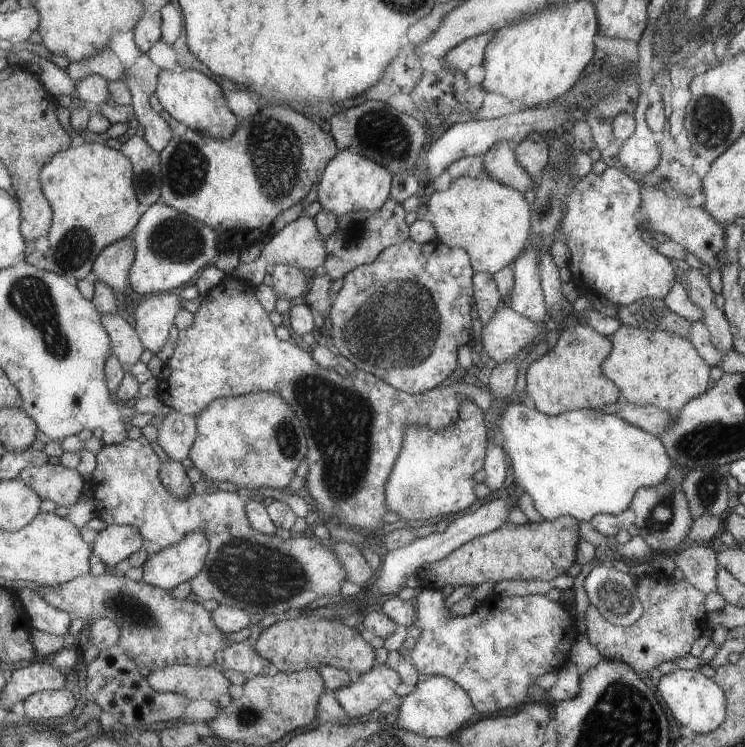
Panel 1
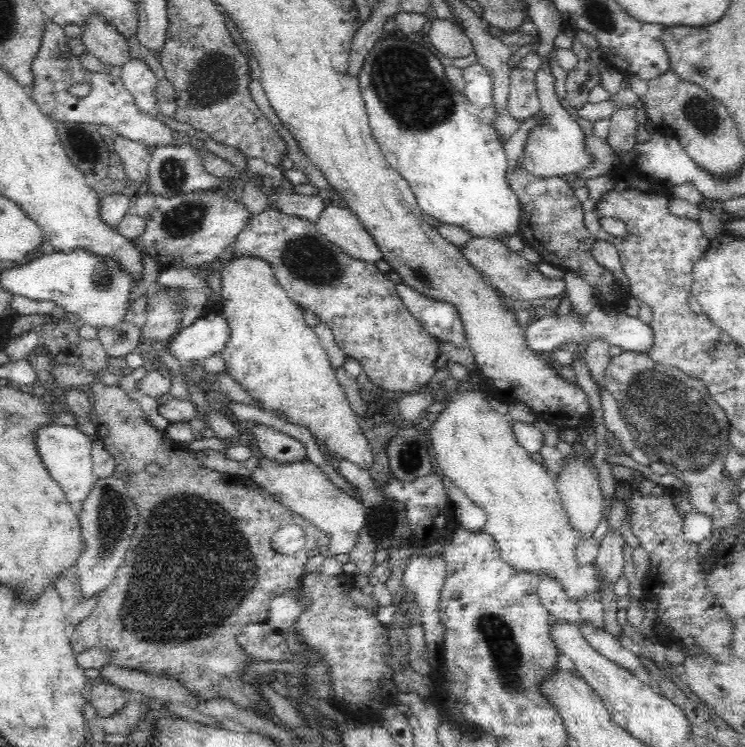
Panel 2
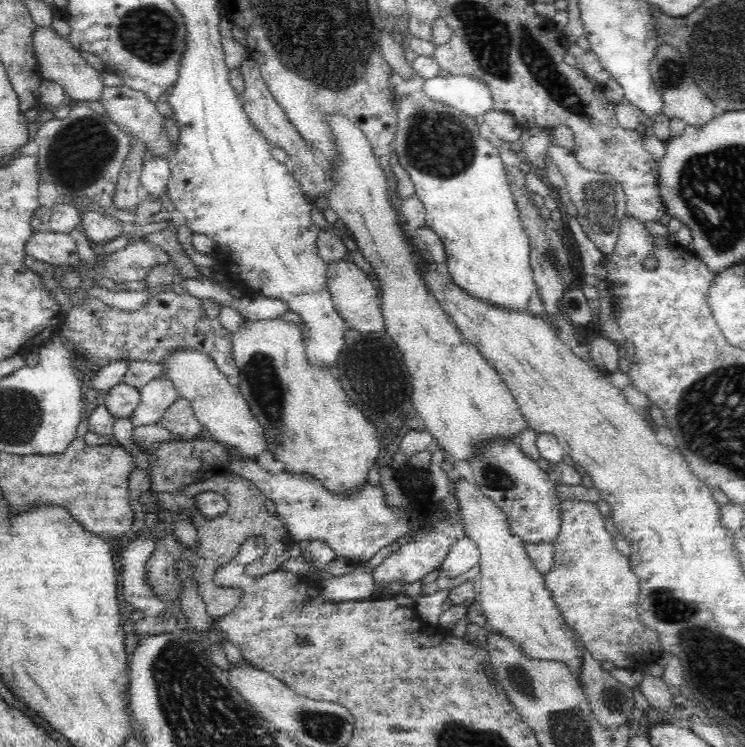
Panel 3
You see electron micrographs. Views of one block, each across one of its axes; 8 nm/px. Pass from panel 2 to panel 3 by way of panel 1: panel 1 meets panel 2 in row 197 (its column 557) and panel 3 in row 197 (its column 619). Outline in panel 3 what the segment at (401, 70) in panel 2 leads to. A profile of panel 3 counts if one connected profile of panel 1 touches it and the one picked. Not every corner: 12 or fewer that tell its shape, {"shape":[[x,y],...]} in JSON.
{"shape":[[400,99],[392,145],[450,280],[529,312],[529,240],[473,117]]}

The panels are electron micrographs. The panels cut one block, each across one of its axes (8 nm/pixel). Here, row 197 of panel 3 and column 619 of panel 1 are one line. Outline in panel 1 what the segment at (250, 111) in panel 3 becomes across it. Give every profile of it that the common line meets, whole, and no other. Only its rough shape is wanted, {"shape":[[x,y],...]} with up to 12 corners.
{"shape":[[663,299],[618,306],[615,319],[649,331],[688,337],[685,318]]}

